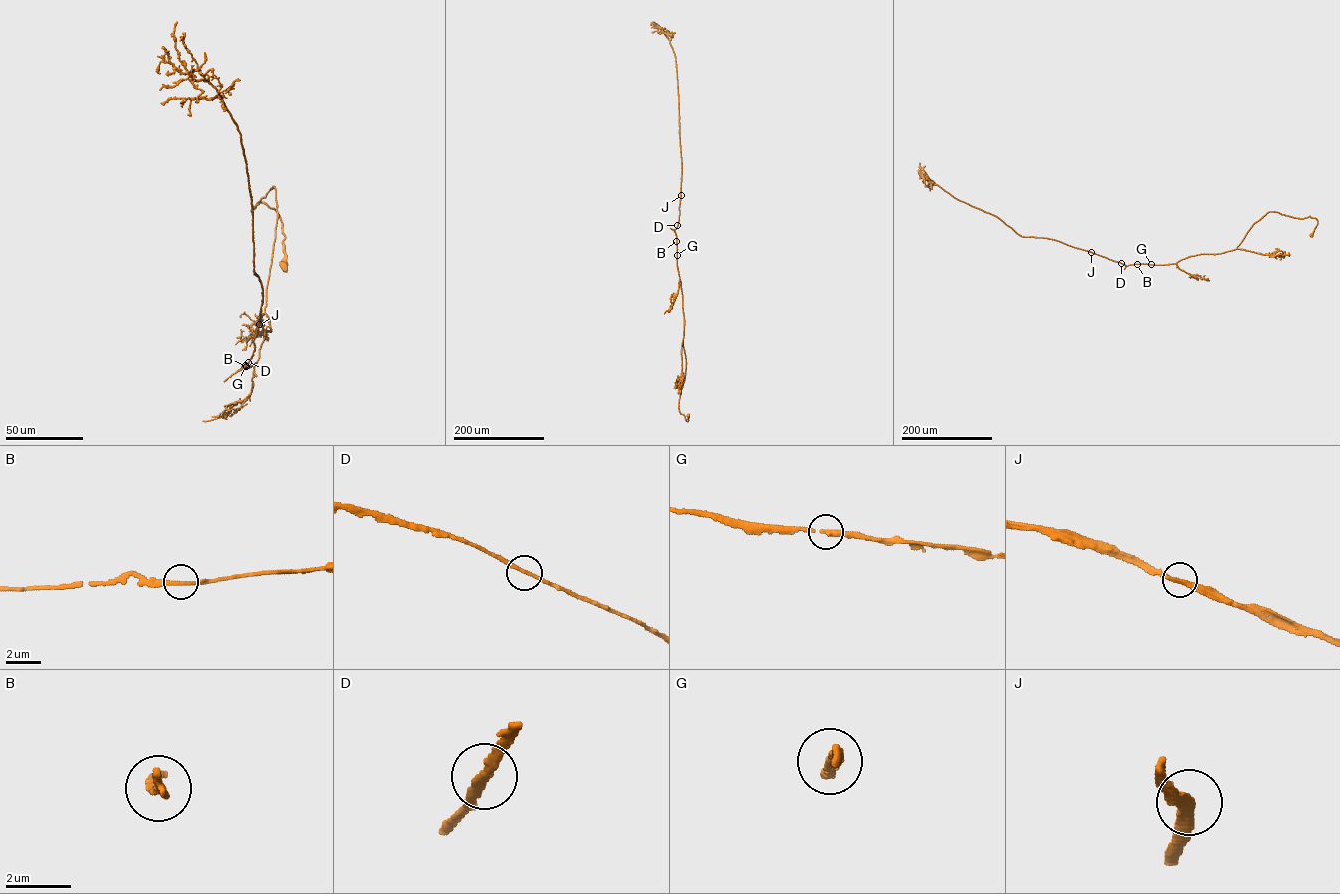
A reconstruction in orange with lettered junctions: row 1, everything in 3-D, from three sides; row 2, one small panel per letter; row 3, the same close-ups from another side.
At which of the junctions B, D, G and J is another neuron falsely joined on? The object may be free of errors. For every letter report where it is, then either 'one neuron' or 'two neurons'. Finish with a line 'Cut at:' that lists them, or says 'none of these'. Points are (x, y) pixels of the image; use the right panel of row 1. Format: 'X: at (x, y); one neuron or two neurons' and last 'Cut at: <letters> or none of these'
B: at (1137, 264); one neuron
D: at (1121, 263); one neuron
G: at (1151, 264); one neuron
J: at (1091, 252); one neuron
Cut at: none of these

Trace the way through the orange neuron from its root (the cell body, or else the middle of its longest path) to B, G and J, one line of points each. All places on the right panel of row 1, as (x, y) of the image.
B: (1311, 235), (1316, 218), (1270, 211), (1253, 224), (1235, 249), (1191, 256), (1174, 263), (1137, 264)
G: (1311, 235), (1316, 218), (1270, 211), (1253, 224), (1235, 249), (1191, 256), (1175, 263), (1151, 264)
J: (1311, 235), (1316, 218), (1270, 211), (1236, 249), (1222, 253), (1125, 266), (1091, 252)

